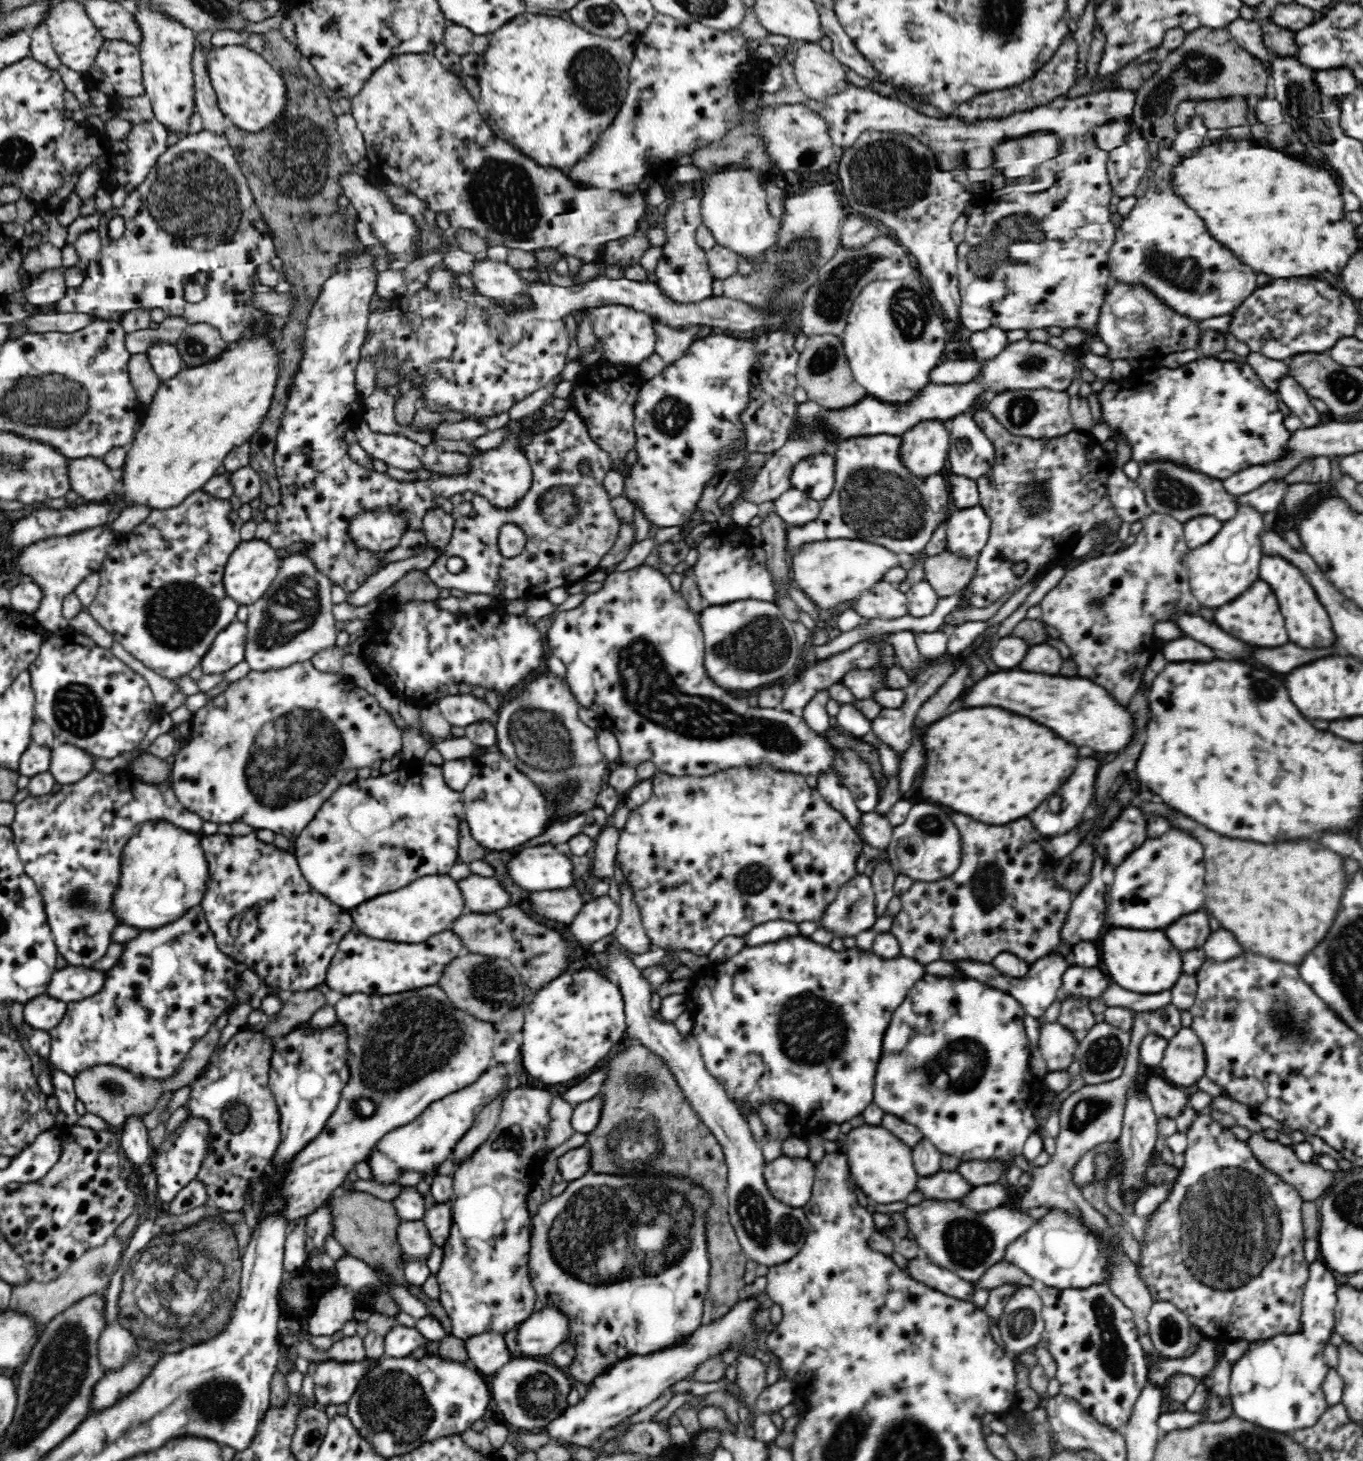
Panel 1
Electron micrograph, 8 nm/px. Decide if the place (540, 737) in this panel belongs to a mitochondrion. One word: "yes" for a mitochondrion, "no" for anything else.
yes

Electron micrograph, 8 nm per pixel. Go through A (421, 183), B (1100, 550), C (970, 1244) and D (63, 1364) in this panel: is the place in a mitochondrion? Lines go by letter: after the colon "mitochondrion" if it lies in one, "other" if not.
A: other
B: other
C: mitochondrion
D: mitochondrion

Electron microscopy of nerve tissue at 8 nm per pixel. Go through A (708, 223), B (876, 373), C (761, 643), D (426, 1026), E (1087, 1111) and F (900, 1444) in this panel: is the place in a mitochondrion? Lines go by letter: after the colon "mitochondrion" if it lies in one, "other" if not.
A: other
B: other
C: mitochondrion
D: mitochondrion
E: mitochondrion
F: mitochondrion

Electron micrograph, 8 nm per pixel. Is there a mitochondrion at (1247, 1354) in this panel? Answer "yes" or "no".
no

